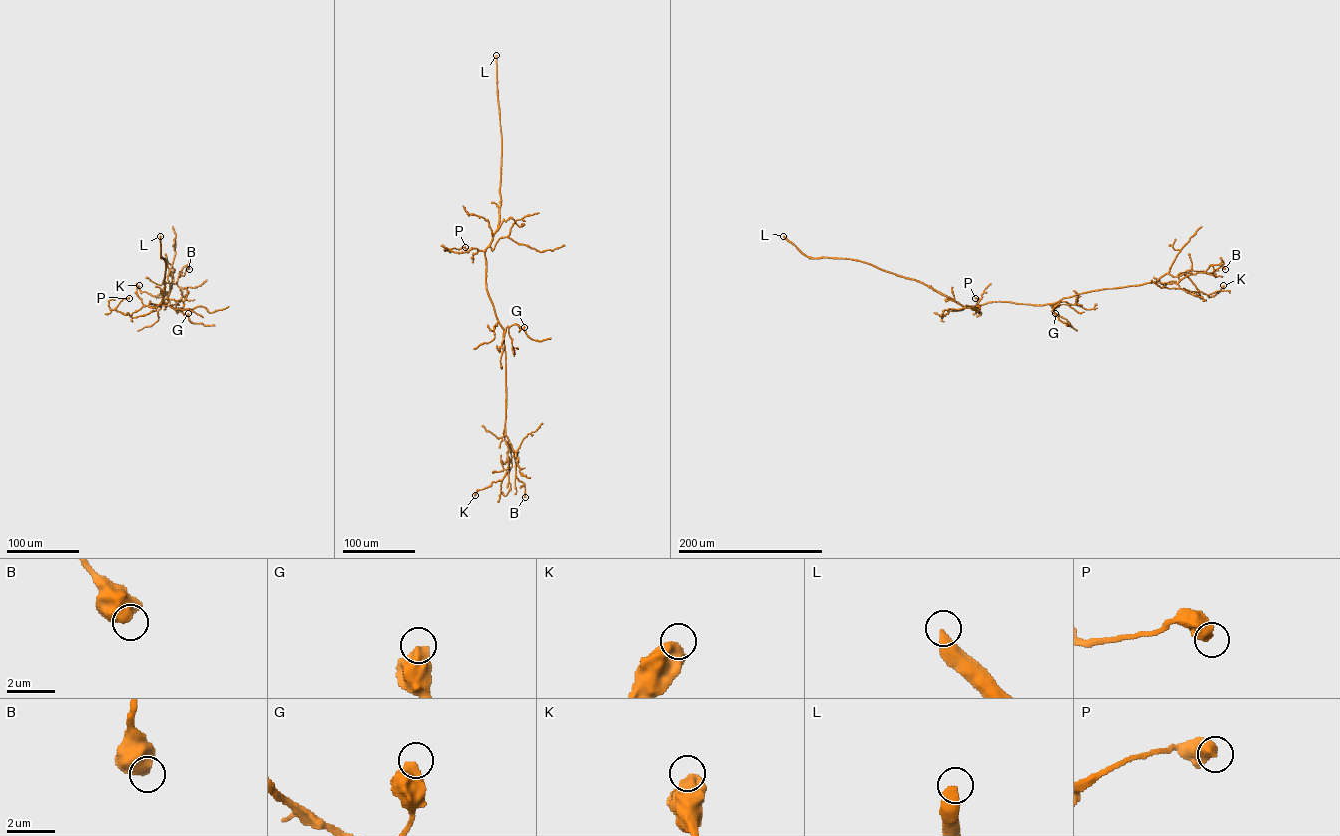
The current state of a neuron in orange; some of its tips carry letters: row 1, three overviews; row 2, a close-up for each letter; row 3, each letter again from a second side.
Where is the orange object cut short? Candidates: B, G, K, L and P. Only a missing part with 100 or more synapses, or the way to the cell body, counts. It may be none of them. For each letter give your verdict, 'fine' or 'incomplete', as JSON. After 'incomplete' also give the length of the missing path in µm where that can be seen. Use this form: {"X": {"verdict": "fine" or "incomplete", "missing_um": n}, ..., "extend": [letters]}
{"B": {"verdict": "fine"}, "G": {"verdict": "fine"}, "K": {"verdict": "fine"}, "L": {"verdict": "incomplete", "missing_um": 400}, "P": {"verdict": "fine"}, "extend": ["L"]}

